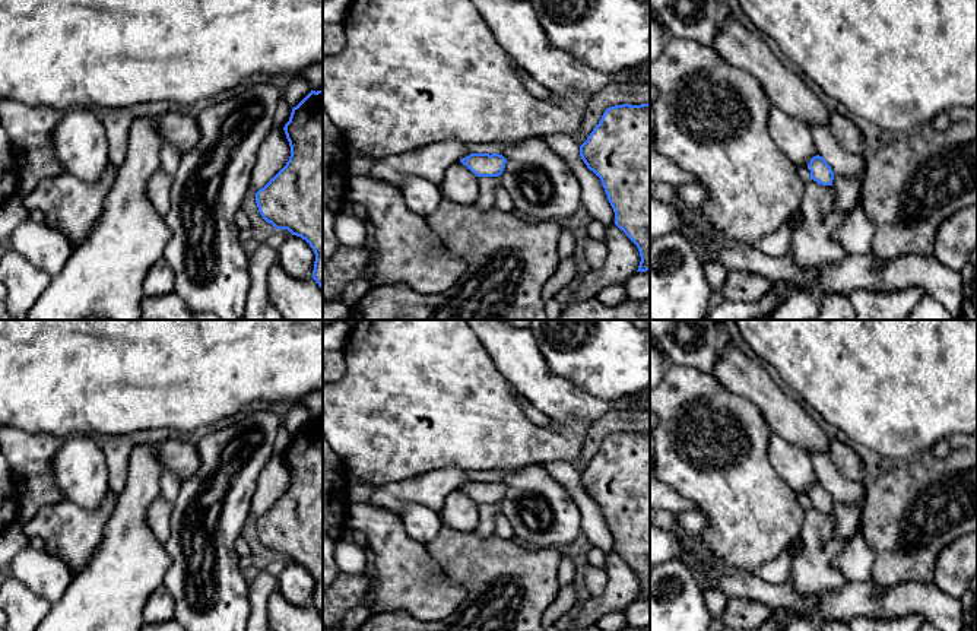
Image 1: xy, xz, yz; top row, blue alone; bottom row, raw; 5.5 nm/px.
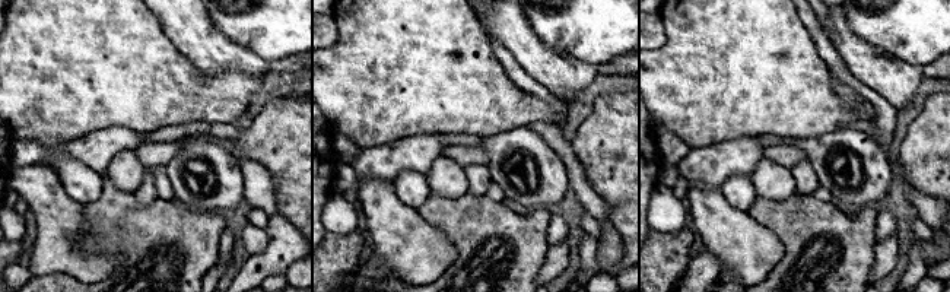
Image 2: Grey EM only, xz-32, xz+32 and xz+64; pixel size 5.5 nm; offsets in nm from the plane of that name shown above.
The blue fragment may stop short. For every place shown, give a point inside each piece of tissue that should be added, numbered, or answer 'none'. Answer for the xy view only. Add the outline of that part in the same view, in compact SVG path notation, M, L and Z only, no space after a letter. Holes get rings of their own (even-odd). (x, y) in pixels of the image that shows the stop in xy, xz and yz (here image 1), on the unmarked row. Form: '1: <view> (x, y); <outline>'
none

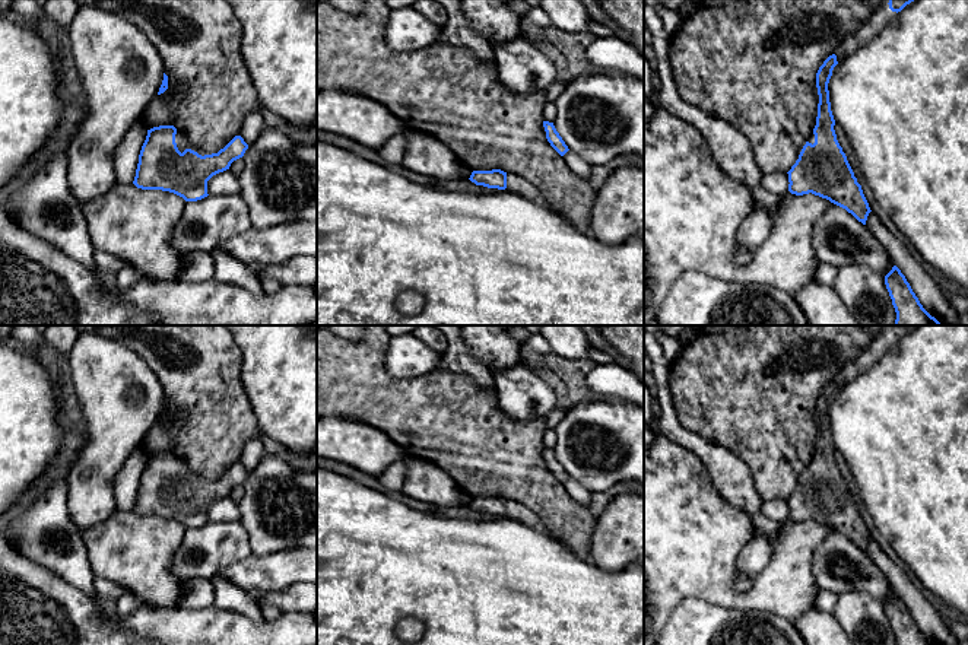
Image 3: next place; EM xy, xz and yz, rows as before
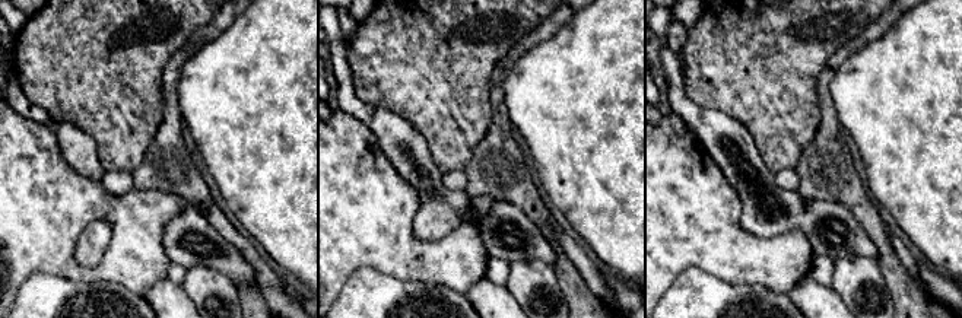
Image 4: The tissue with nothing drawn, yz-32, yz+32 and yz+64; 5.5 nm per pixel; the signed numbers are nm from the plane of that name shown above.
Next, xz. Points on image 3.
1: xz (516, 511); M507 499L507 518L520 521L533 528L539 528L542 525L540 518L527 506L518 503L517 501Z

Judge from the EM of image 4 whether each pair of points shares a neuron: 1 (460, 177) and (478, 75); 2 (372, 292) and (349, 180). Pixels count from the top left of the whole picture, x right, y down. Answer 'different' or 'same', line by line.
1: different
2: different

